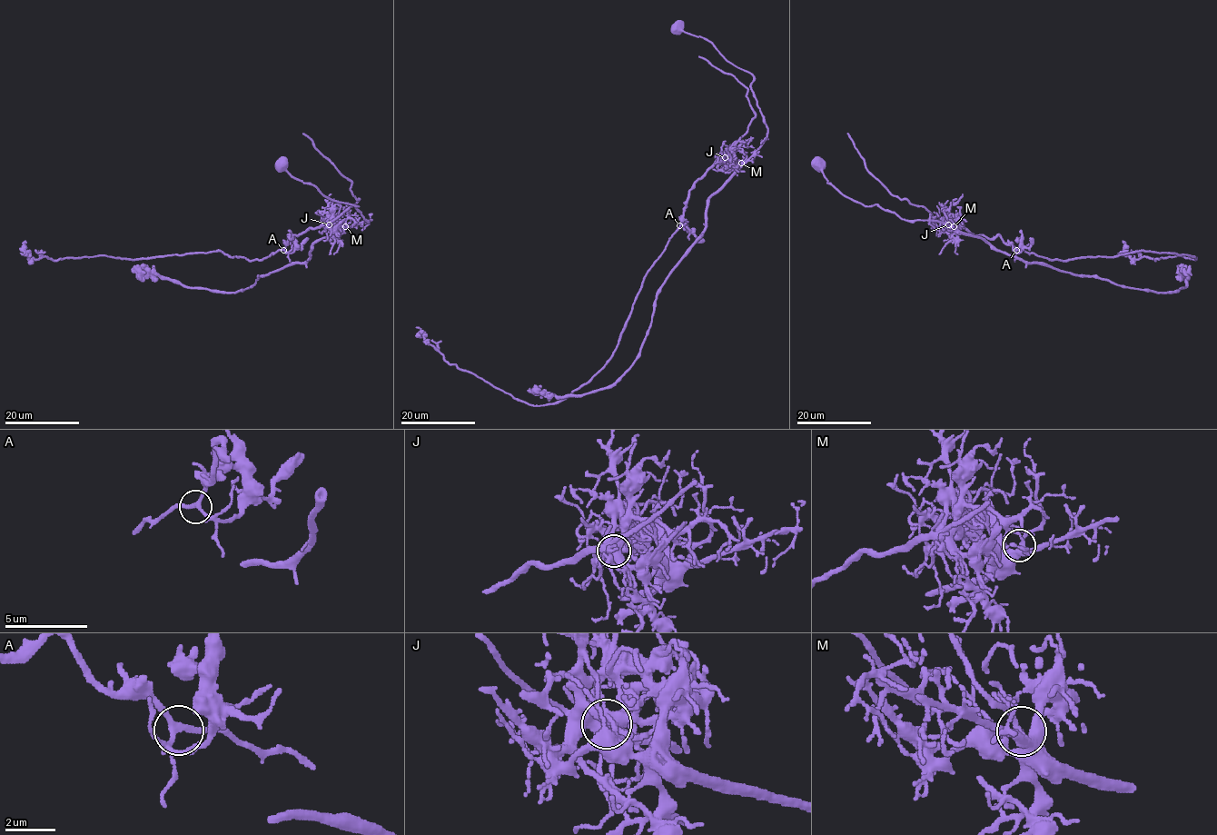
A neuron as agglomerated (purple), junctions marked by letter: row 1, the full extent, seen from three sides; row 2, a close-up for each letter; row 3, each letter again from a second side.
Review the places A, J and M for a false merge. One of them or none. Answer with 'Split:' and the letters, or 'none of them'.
Split: J

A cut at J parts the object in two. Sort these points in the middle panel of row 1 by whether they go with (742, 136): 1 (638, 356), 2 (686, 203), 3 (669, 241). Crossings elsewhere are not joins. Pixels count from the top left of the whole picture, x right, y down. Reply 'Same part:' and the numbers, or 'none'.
Same part: 2, 3

